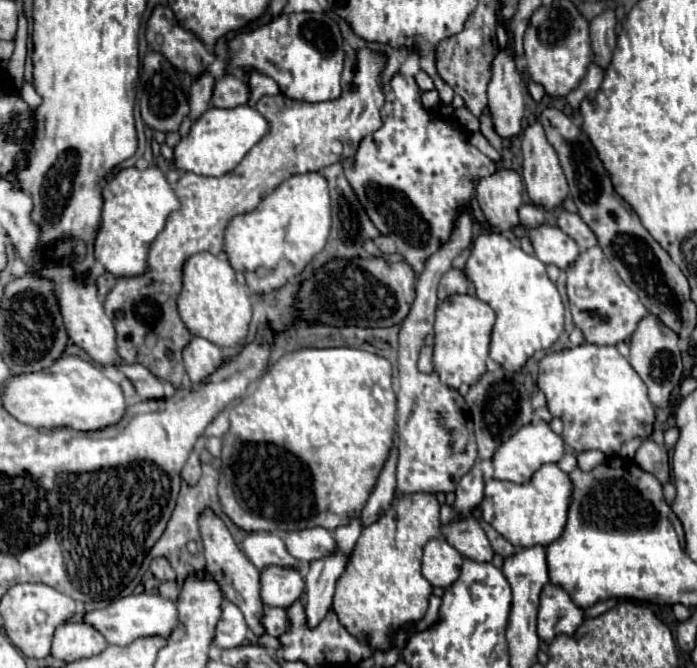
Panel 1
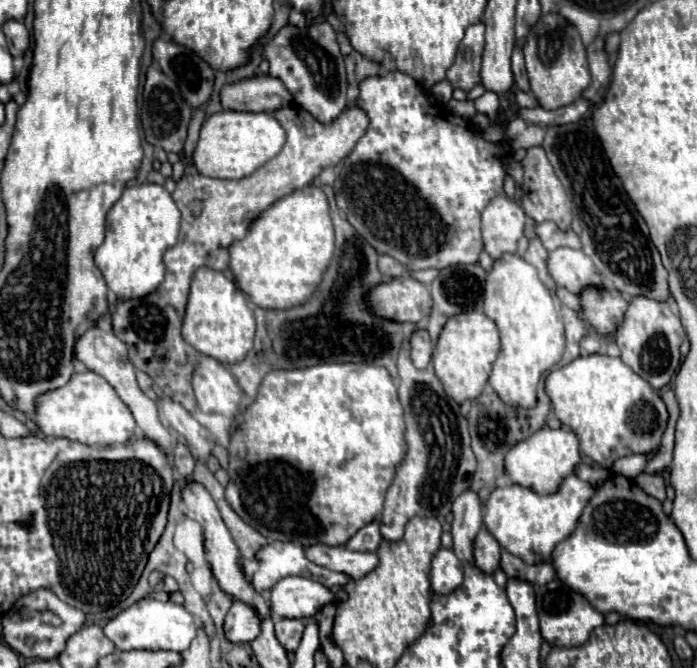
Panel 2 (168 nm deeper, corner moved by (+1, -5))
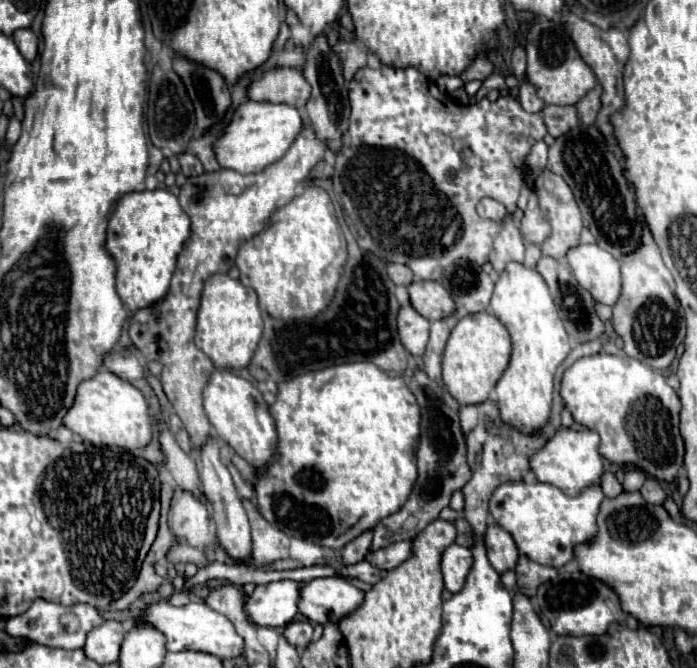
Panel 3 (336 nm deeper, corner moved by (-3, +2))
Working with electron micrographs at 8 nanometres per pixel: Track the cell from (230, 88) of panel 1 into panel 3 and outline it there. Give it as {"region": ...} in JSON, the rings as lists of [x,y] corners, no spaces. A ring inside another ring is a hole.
{"region":[[[274,68],[252,82],[246,96],[256,102],[282,102],[294,108],[302,108],[308,102],[310,90],[304,76],[294,68]]]}

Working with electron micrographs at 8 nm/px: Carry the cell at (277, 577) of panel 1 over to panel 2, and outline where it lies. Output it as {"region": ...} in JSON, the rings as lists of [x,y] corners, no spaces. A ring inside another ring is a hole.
{"region":[[[286,577],[272,589],[270,609],[278,617],[304,619],[314,617],[326,605],[334,603],[336,595],[322,583],[304,577]]]}

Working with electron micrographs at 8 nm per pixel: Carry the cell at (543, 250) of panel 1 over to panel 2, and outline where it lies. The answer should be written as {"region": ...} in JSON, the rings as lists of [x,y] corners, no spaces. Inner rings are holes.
{"region":[[[558,247],[556,251],[552,251],[548,259],[548,271],[560,287],[568,289],[574,295],[582,295],[588,287],[604,287],[602,275],[600,271],[596,271],[592,259],[588,259],[588,255],[578,249]]]}

